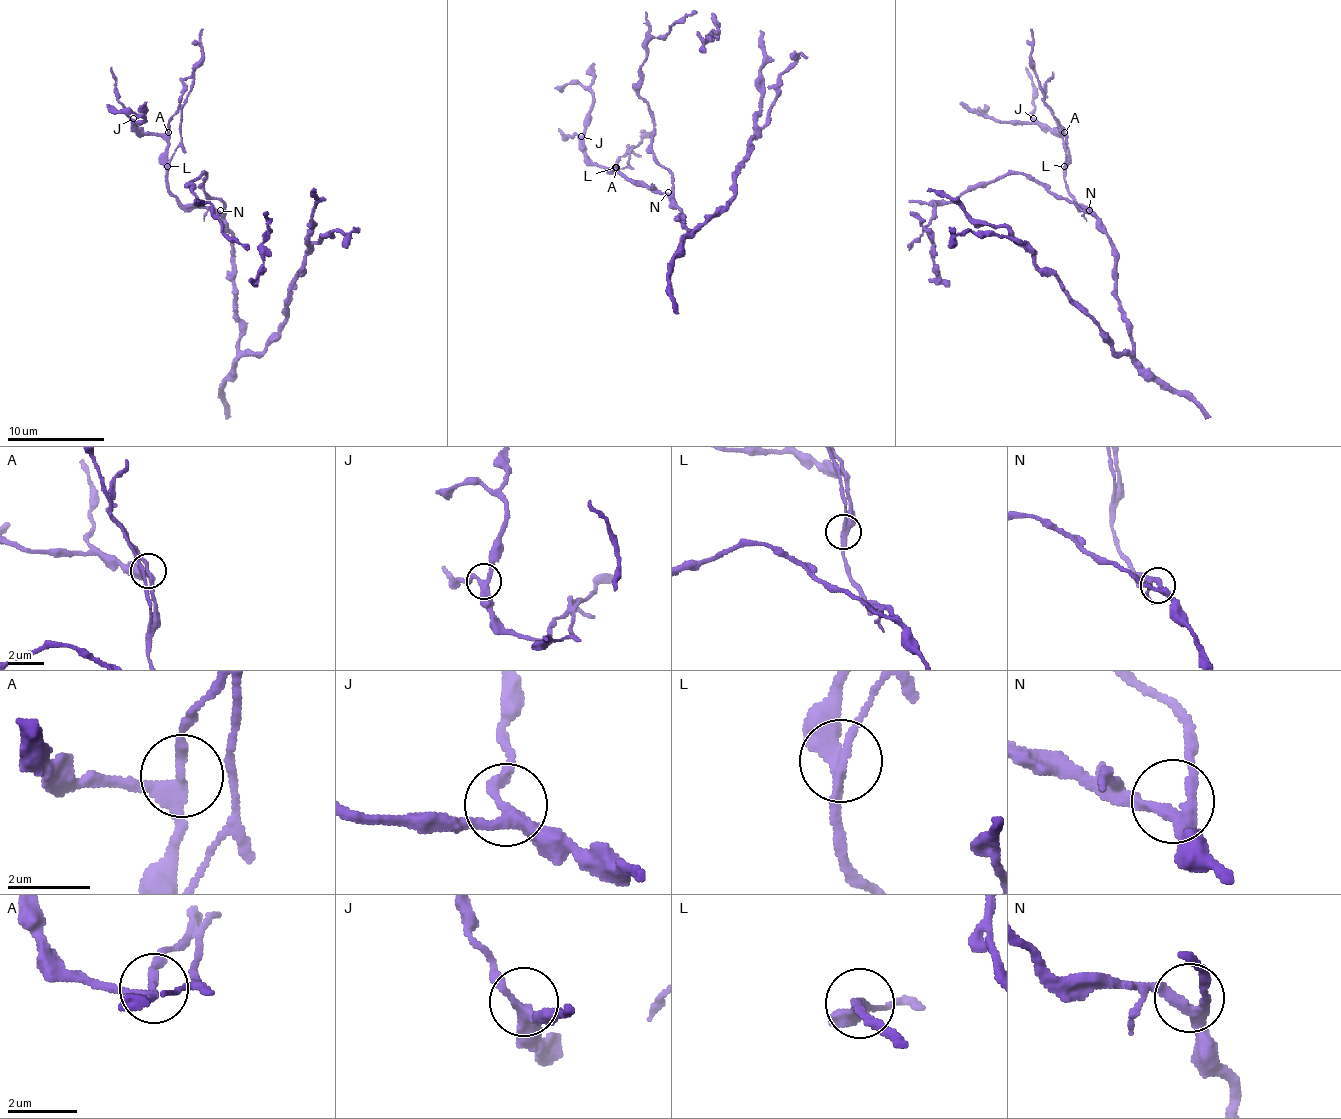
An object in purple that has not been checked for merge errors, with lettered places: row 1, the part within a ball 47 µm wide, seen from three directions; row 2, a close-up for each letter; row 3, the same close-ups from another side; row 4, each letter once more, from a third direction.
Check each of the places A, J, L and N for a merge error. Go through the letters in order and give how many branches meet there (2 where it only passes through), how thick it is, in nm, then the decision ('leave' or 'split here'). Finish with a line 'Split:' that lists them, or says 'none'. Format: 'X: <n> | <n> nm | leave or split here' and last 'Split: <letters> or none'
A: 3 | 240 nm | split here
J: 3 | 260 nm | leave
L: 3 | 280 nm | split here
N: 3 | 280 nm | leave
Split: A, L

